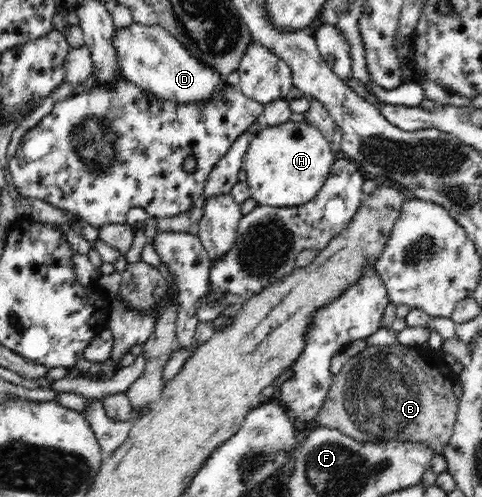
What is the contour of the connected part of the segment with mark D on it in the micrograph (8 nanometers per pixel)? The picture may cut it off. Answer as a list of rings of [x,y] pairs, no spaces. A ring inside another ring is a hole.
[[[133,21],[130,26],[116,30],[113,41],[118,69],[127,81],[151,92],[158,98],[174,102],[204,102],[220,96],[227,82],[213,67],[206,65],[190,52],[162,26],[147,26]]]

